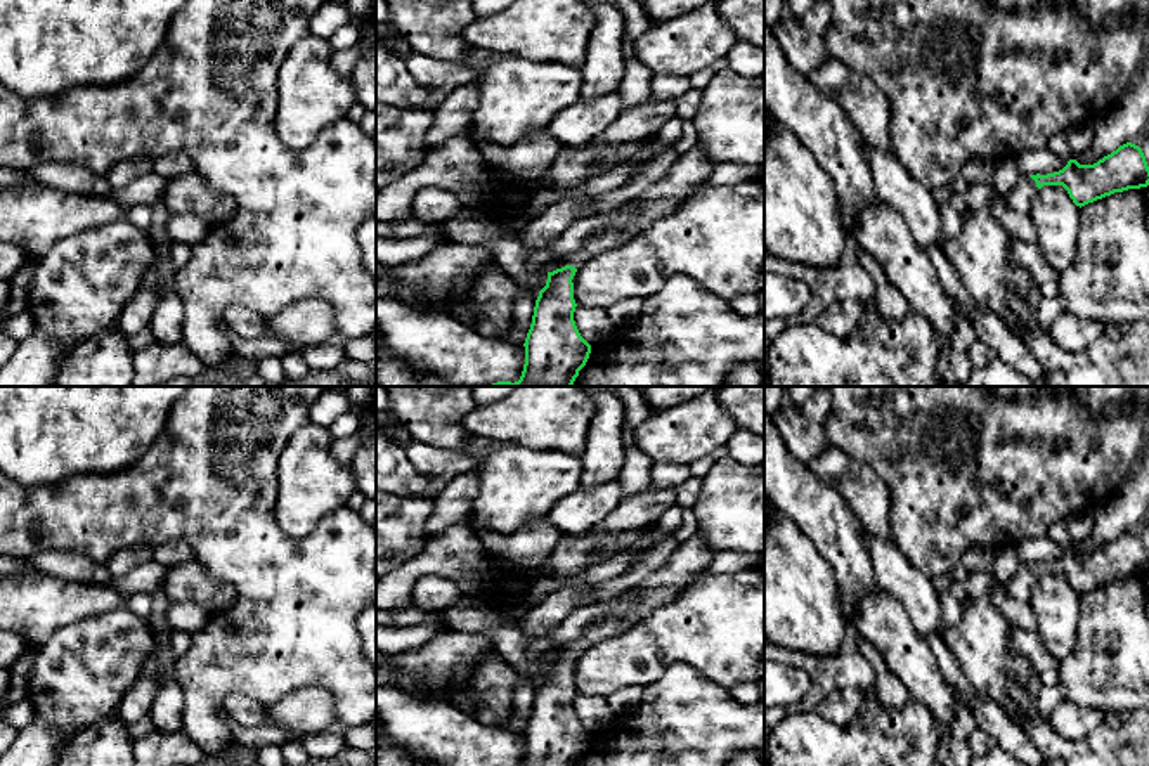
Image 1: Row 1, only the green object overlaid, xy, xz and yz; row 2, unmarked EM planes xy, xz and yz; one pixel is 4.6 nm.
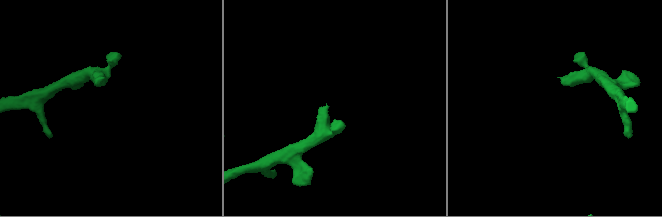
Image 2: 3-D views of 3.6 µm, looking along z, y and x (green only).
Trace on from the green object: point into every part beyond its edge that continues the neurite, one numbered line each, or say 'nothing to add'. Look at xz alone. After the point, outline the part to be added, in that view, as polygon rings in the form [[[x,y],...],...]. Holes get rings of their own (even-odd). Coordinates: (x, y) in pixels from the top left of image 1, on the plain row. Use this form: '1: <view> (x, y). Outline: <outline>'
1: xz (694, 555). Outline: [[[698,532],[681,542],[662,568],[633,587],[636,598],[626,615],[601,617],[577,639],[565,643],[563,655],[572,653],[579,657],[582,652],[600,643],[601,638],[613,638],[631,629],[655,608],[672,601],[691,581],[695,581],[698,572],[711,565],[714,553],[716,551]]]

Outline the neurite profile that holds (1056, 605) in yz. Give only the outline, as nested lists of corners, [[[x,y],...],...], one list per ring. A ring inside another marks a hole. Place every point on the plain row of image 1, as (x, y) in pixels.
[[[1043,574],[1033,589],[1031,608],[1045,648],[1062,660],[1074,650],[1080,622],[1080,594],[1062,574]]]

